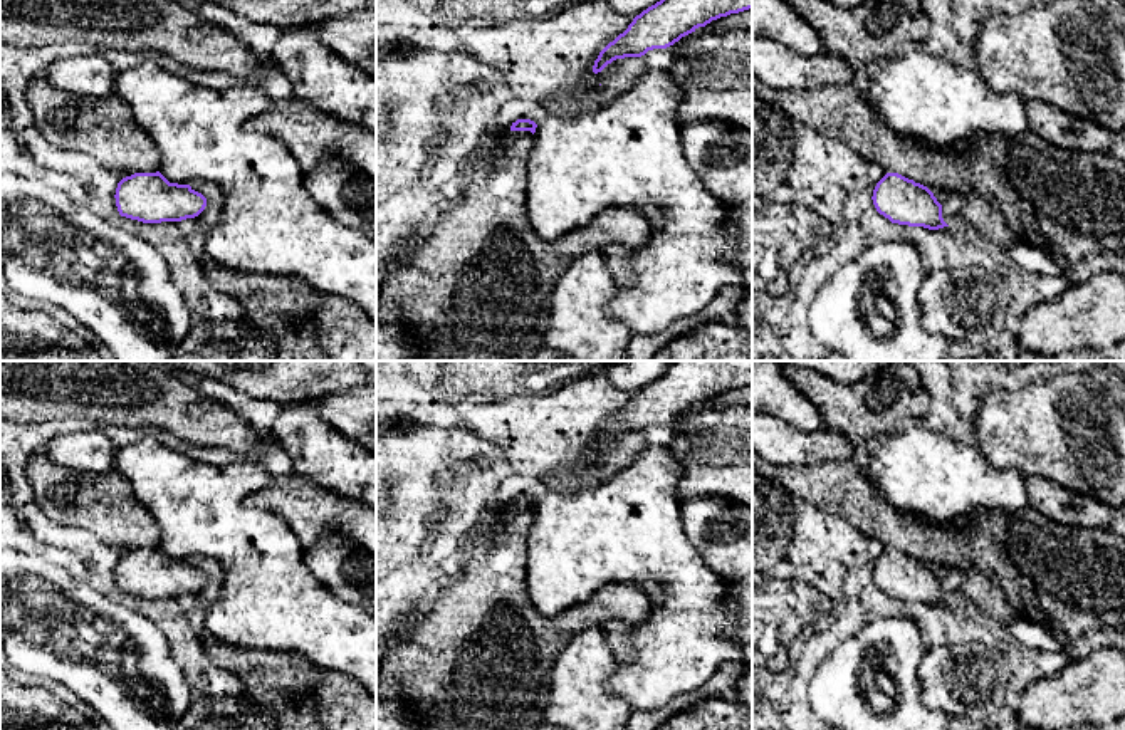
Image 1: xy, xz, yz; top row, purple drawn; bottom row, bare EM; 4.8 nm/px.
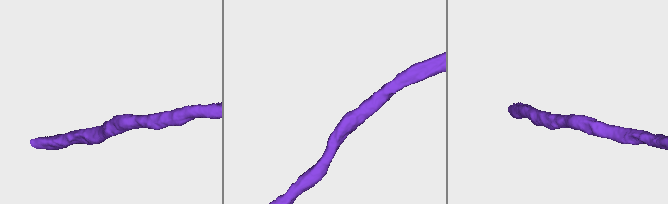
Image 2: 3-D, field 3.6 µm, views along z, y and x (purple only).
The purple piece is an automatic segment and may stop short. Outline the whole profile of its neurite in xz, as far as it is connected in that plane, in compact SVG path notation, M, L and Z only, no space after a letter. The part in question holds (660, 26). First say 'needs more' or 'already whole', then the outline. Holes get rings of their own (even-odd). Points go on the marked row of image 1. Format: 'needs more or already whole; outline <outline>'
already whole; outline M660 0L633 18L598 55L593 72L625 57L667 49L712 20L752 8L752 0Z

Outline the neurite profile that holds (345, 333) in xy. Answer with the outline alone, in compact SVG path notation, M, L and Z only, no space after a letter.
M322 294L314 321L317 341L331 361L376 361L376 322L353 302Z

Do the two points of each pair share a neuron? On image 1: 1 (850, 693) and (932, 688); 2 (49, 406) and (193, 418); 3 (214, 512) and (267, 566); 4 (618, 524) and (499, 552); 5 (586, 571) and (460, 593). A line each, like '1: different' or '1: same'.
1: different
2: same
3: same
4: different
5: different

